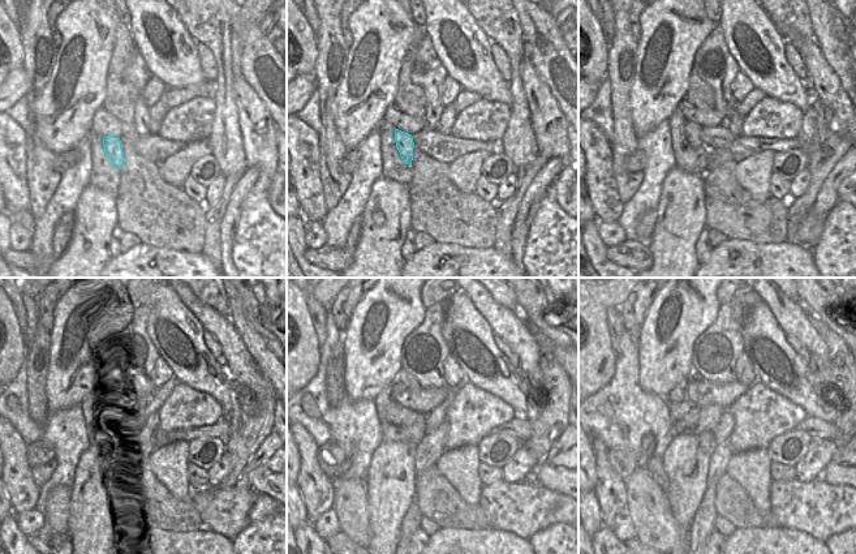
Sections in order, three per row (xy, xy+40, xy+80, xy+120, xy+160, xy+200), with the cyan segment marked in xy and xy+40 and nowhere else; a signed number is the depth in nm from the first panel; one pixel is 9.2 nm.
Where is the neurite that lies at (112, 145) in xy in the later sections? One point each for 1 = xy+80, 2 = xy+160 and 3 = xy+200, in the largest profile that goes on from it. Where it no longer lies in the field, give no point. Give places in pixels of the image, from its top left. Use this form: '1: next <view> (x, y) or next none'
1: next xy+80 (693, 132)
2: next xy+160 (395, 413)
3: next xy+200 (676, 411)

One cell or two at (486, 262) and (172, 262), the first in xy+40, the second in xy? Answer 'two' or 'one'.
one

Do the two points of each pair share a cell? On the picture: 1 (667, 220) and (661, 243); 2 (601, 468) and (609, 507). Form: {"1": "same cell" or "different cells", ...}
{"1": "same cell", "2": "same cell"}

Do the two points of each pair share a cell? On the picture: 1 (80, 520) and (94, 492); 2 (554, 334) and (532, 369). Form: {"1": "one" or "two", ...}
{"1": "one", "2": "two"}

